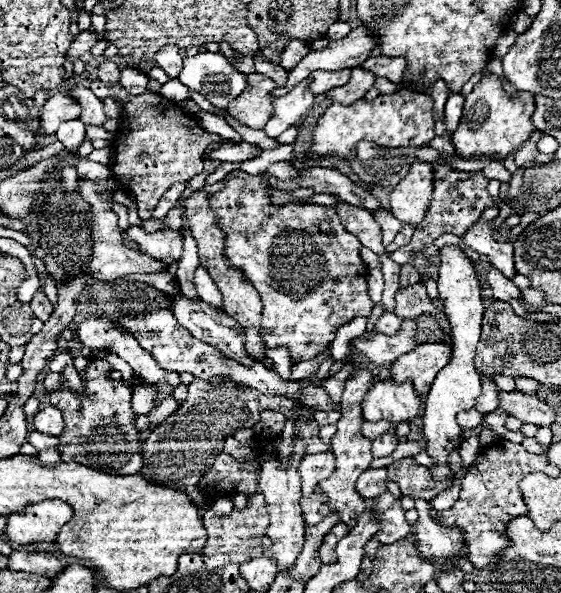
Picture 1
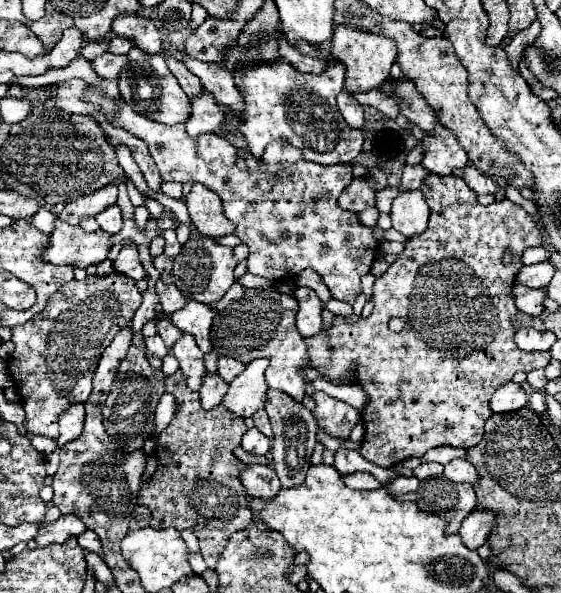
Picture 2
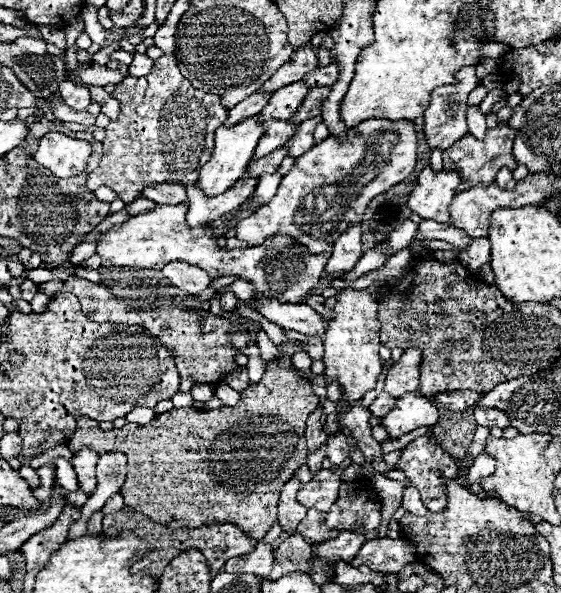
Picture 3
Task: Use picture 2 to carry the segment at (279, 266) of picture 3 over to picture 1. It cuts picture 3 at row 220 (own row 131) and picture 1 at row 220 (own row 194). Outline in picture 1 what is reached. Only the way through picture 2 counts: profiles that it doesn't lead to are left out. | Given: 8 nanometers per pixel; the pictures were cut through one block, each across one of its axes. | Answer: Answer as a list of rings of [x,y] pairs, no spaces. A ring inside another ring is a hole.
[[[234,170],[224,178],[224,188],[210,196],[210,208],[226,234],[226,258],[234,264],[234,268],[240,268],[246,274],[246,278],[262,296],[264,310],[260,328],[264,330],[262,334],[266,346],[286,346],[292,364],[300,364],[324,354],[334,342],[340,326],[352,322],[358,316],[370,316],[374,304],[368,296],[367,269],[360,260],[360,250],[364,246],[356,236],[342,228],[334,206],[312,204],[310,198],[274,206],[268,198],[268,188],[272,188],[268,180],[270,176],[266,174],[254,176],[244,170]],[[276,240],[284,240],[280,244],[280,268],[276,268]]]

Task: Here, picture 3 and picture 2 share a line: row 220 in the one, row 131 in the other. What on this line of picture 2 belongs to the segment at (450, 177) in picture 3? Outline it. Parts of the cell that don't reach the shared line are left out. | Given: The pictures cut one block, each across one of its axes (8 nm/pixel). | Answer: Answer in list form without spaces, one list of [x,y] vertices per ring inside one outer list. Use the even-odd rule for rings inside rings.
[[[436,122],[436,134],[432,138],[424,136],[422,144],[426,146],[422,166],[432,174],[446,176],[468,164],[468,154],[464,154],[464,148],[456,142],[456,136],[440,122]]]

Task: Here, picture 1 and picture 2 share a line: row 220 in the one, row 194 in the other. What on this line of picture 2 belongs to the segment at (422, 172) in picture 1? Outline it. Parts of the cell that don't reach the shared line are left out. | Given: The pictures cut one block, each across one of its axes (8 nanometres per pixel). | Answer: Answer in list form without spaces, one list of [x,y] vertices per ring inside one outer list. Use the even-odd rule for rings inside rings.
[[[418,190],[402,192],[392,202],[392,210],[390,210],[392,228],[398,230],[400,234],[404,234],[406,238],[422,234],[426,230],[428,216],[430,216],[430,208]]]

